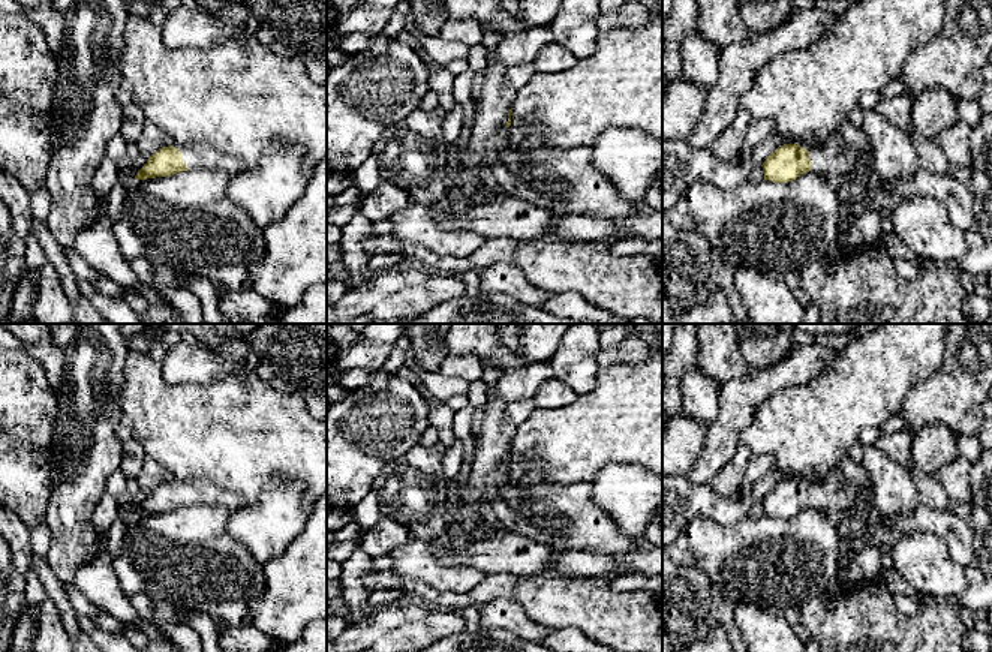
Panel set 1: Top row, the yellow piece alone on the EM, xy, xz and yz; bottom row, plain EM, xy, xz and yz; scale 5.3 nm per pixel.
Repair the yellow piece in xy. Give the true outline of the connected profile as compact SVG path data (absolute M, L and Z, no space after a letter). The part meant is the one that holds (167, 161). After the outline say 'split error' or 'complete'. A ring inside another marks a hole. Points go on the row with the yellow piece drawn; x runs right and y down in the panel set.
M186 144L162 147L151 154L147 163L136 172L136 180L174 175L189 169L222 169L231 175L244 171L240 159L219 153L204 144Z; split error

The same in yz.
M836 132L818 145L784 144L761 166L764 180L773 183L788 183L809 171L835 181L854 181L868 163L869 154L851 151Z; split error

